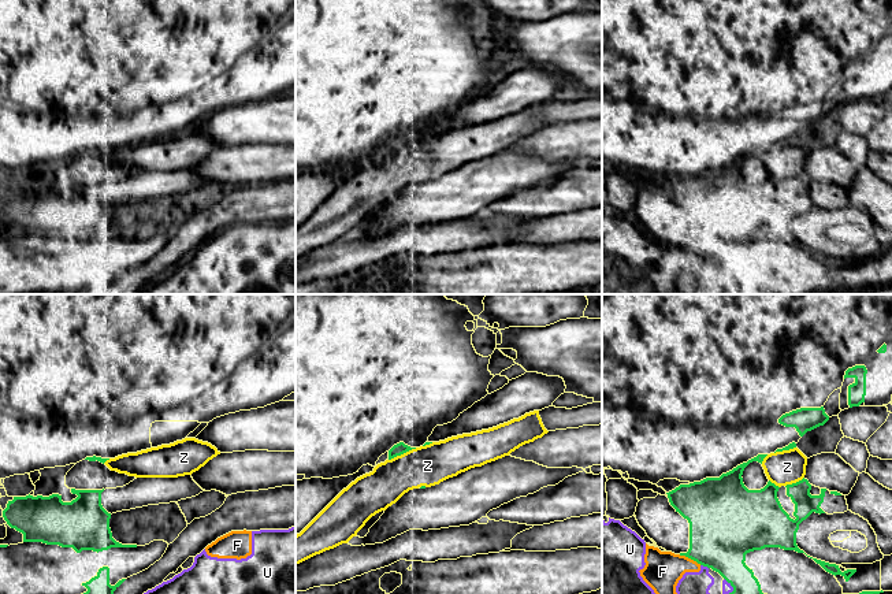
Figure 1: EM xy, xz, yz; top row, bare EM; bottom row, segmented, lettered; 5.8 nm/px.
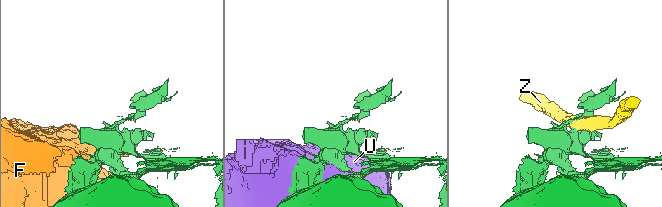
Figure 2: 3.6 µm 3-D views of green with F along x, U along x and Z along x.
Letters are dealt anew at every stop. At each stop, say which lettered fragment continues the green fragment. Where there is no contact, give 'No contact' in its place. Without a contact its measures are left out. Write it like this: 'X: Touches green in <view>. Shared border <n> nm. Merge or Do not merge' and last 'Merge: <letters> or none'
F: Touches green in yz. Shared border 150 nm. Do not merge
U: Touches green in yz. Shared border 50 nm. Do not merge
Z: Touches green in xz. Shared border 180 nm. Do not merge
Merge: none

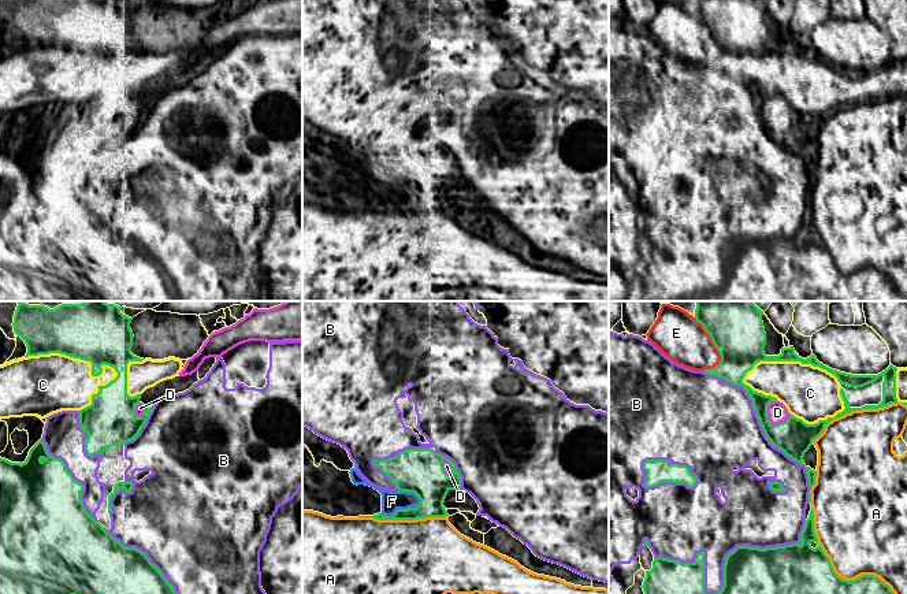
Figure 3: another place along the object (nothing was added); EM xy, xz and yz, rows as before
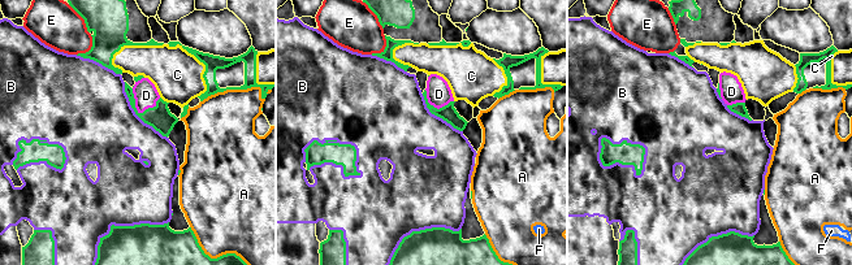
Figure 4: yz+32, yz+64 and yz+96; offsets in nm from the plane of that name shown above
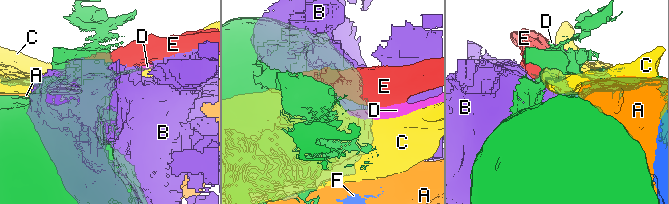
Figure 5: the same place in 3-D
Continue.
A: Touches green in yz. Shared border 700 nm. Do not merge
B: Touches green in yz. Shared border 950 nm. Do not merge
C: Touches green in xy. Shared border 550 nm. Do not merge
D: Touches green in yz. Shared border 160 nm. Merge
E: Touches green in yz. Shared border 320 nm. Do not merge
F: Touches green in xz. Shared border 260 nm. Do not merge
Merge: D

